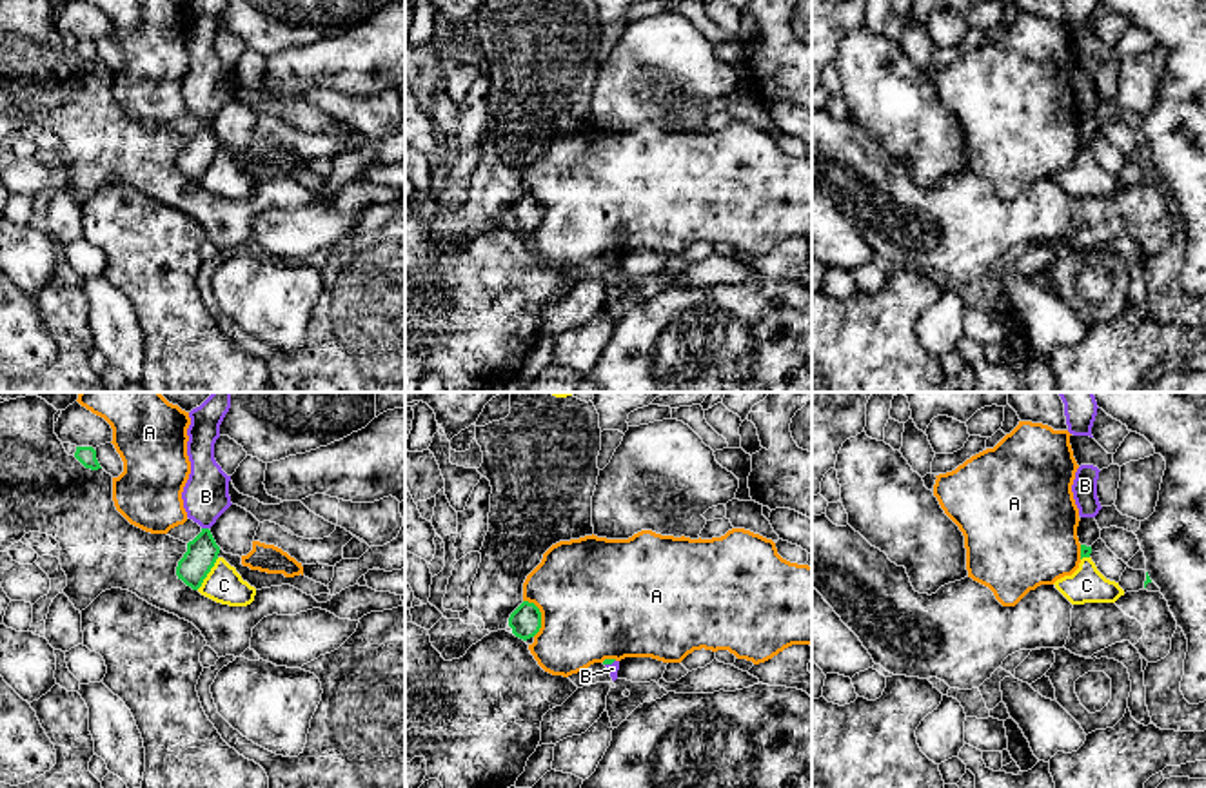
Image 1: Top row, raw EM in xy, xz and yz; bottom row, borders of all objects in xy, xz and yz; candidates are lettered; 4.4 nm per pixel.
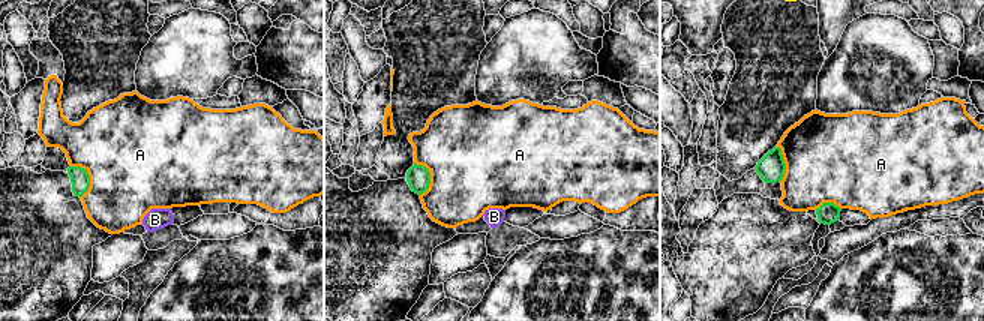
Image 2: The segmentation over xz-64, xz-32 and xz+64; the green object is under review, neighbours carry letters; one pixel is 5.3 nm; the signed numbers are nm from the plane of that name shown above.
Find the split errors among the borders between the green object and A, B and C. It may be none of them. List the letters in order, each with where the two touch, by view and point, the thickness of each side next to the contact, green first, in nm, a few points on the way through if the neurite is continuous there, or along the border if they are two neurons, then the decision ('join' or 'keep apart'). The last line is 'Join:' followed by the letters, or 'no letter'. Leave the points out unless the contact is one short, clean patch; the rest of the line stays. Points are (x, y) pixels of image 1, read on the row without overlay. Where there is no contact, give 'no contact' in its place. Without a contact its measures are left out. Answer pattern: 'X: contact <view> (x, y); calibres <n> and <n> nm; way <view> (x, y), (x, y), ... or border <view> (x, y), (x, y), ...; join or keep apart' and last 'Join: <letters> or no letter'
A: contact xz (540, 209); calibres 140 and 480 nm; keep apart
B: contact xy (206, 122); calibres 140 and 200 nm; border xy (202, 120), (207, 122); keep apart
C: contact xy (207, 166); calibres 140 and 160 nm; keep apart
Join: no letter

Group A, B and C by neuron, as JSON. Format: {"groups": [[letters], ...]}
{"groups": [["A"], ["B"], ["C"]]}

